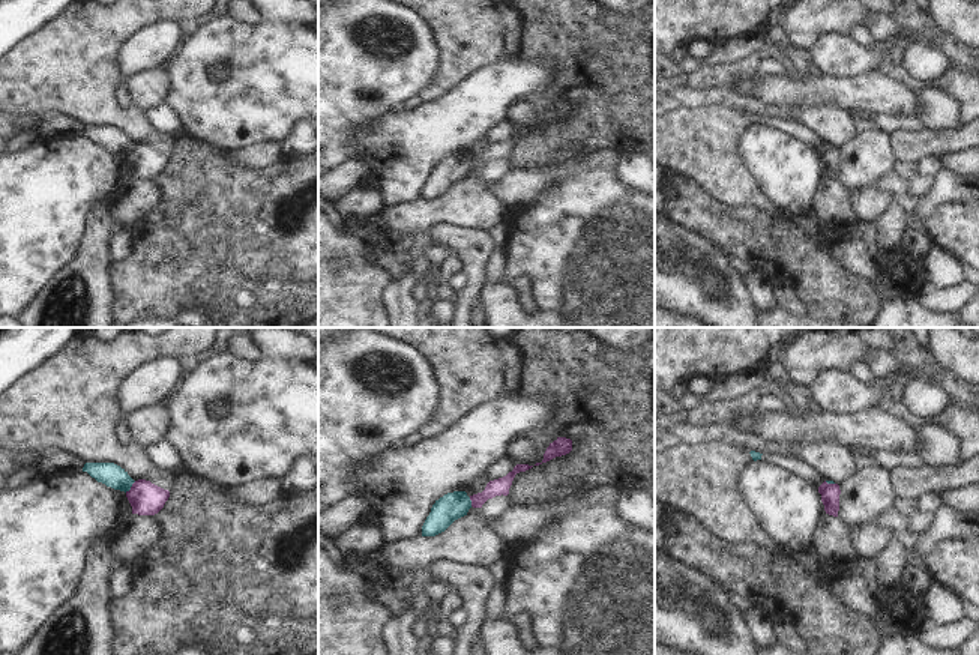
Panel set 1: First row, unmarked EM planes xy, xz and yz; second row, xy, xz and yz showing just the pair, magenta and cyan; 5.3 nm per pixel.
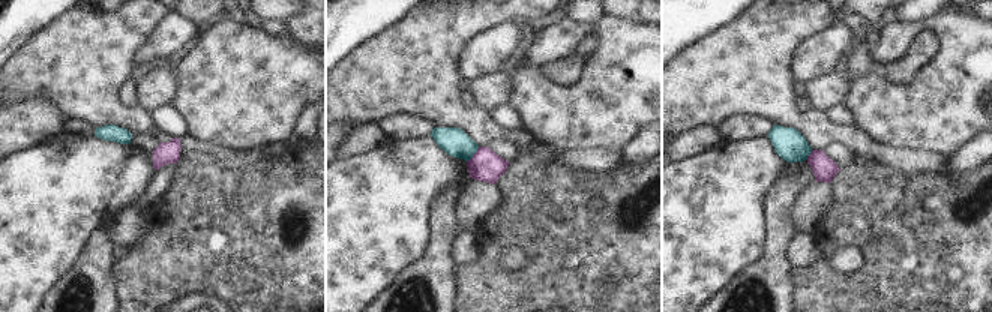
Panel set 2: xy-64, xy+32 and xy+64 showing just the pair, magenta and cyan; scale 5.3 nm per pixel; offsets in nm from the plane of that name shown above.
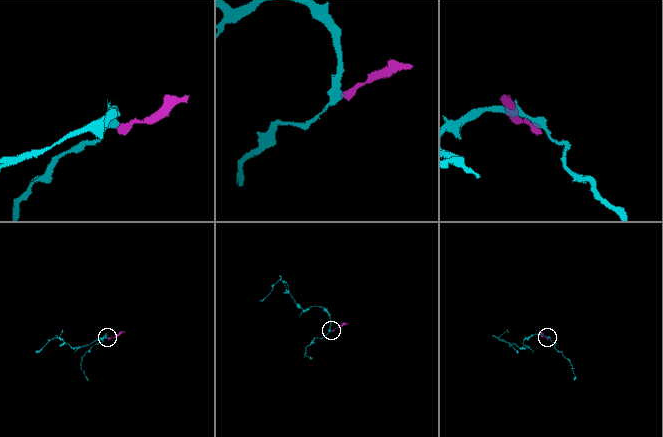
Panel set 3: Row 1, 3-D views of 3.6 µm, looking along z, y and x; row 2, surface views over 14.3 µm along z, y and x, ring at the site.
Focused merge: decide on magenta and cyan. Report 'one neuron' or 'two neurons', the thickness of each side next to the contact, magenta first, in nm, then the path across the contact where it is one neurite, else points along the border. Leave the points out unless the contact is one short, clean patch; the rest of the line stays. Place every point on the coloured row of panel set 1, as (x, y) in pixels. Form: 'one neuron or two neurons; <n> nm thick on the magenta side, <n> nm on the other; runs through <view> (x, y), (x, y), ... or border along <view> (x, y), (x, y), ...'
two neurons; 180 nm thick on the magenta side, 120 nm on the other; border along xy (135, 481), (125, 492)

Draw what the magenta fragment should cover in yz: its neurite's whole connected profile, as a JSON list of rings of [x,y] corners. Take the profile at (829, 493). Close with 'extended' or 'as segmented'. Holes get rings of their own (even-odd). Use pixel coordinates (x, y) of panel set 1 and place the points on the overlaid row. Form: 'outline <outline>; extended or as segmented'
outline [[[826,481],[818,487],[818,493],[821,494],[821,502],[824,505],[824,511],[829,515],[838,517],[839,511],[839,485],[827,484]]]; as segmented

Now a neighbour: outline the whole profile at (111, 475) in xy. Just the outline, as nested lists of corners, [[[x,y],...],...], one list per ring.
[[[86,463],[83,472],[87,472],[98,482],[114,490],[129,491],[135,482],[125,469],[114,463]]]

